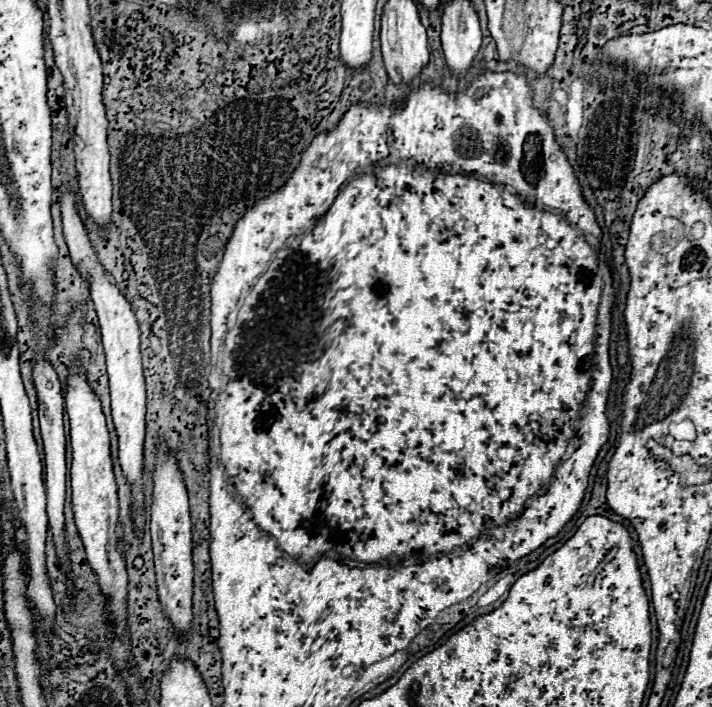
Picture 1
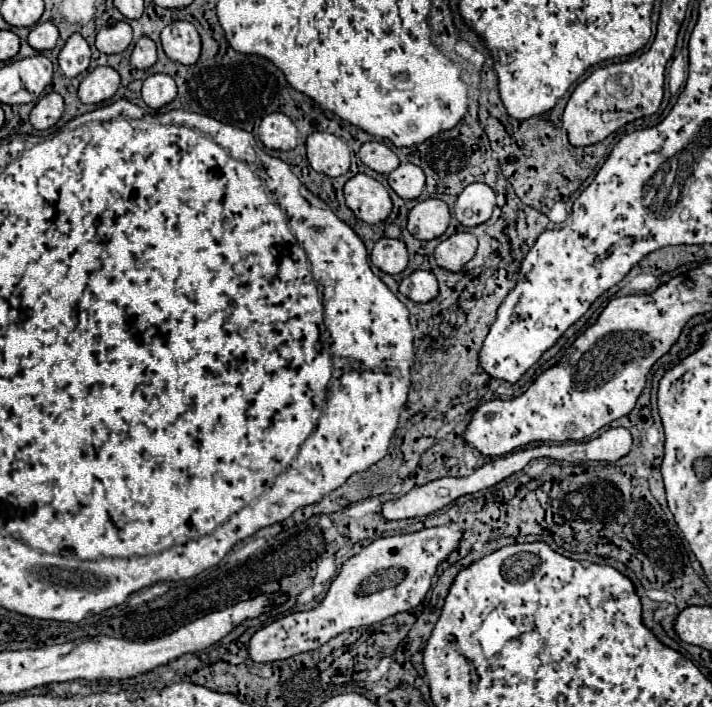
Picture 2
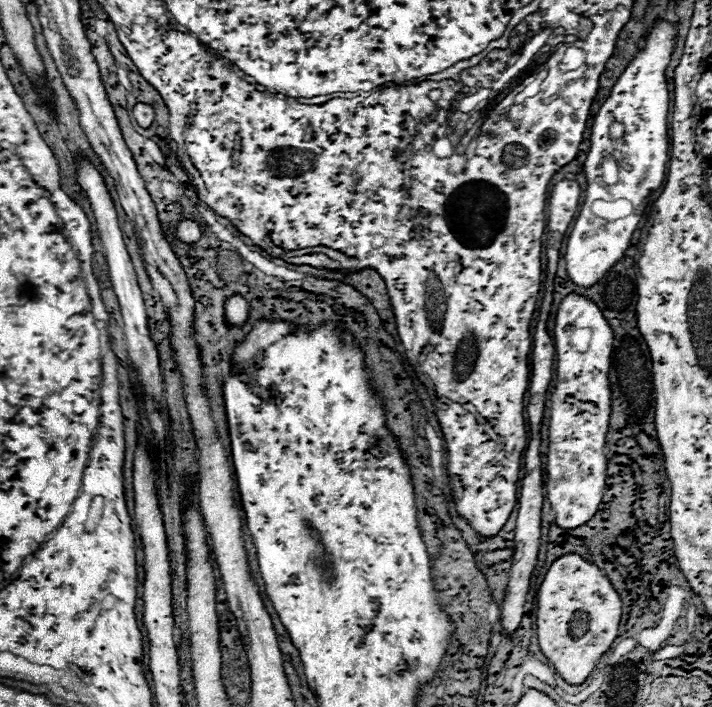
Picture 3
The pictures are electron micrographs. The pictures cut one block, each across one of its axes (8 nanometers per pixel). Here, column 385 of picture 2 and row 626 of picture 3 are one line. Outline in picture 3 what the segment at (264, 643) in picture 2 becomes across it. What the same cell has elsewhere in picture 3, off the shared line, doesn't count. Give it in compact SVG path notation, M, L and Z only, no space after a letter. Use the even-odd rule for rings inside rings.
M570 552L556 558L550 566L538 592L536 616L544 656L568 684L582 684L618 636L622 600L610 578L596 564Z

